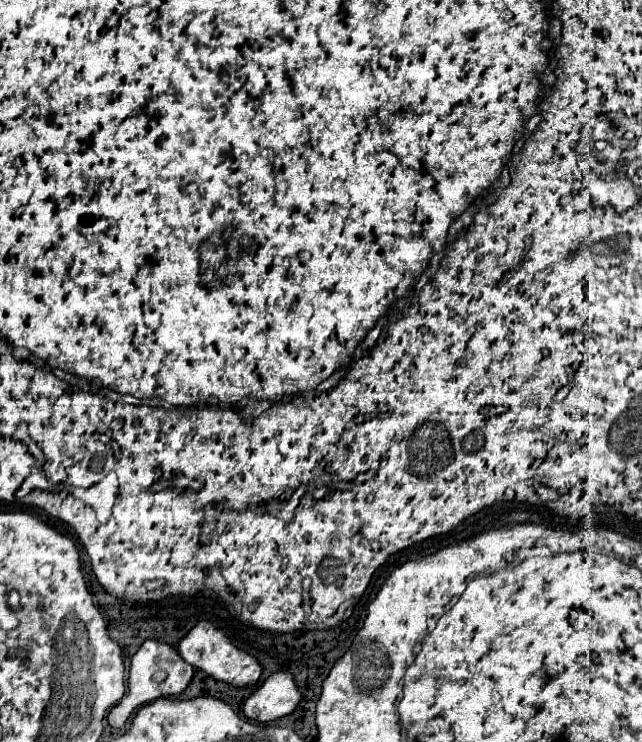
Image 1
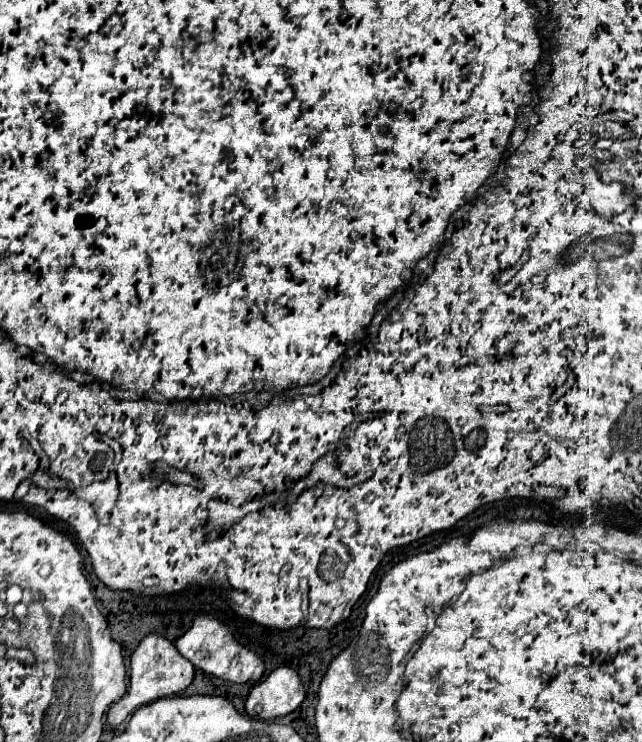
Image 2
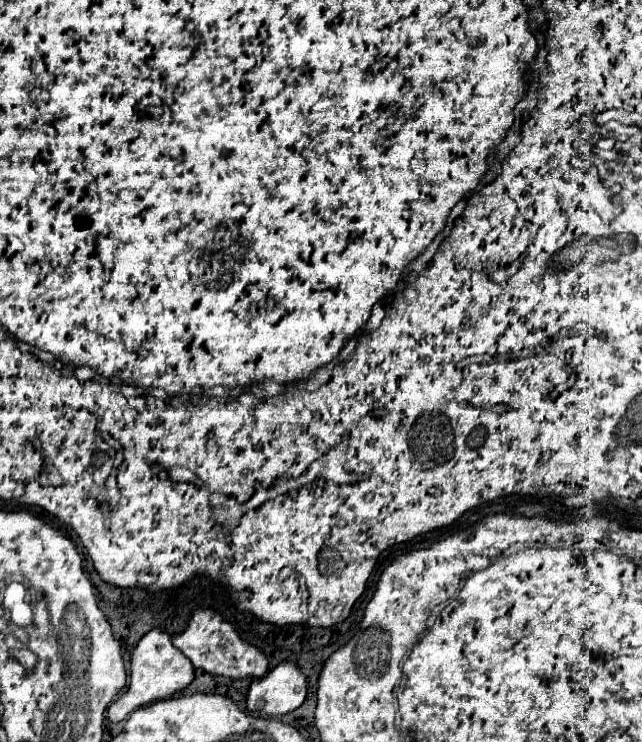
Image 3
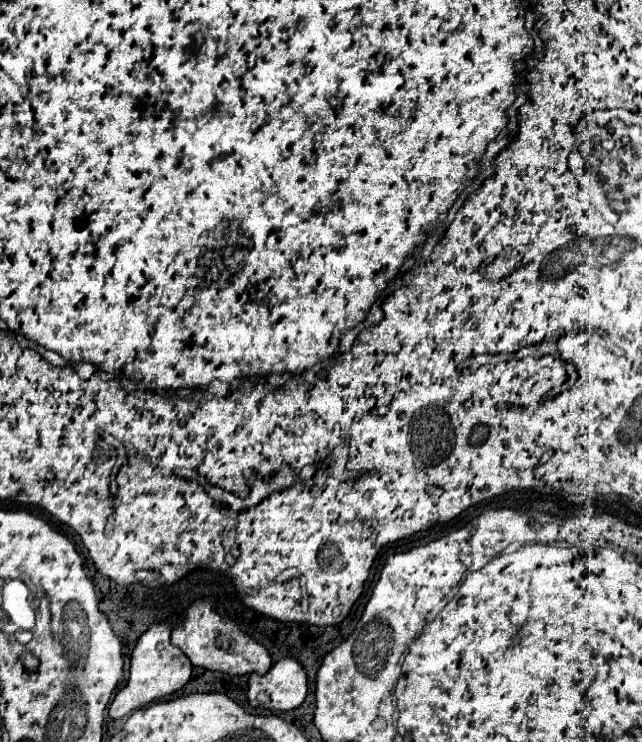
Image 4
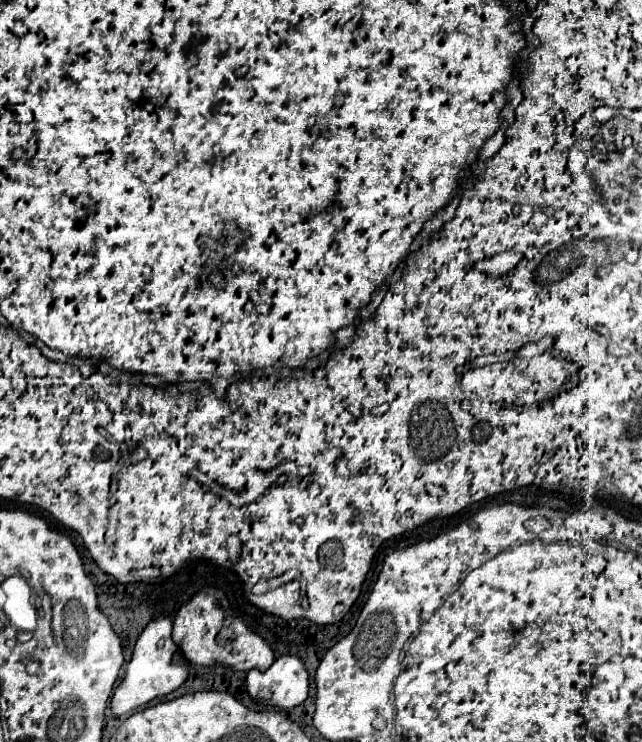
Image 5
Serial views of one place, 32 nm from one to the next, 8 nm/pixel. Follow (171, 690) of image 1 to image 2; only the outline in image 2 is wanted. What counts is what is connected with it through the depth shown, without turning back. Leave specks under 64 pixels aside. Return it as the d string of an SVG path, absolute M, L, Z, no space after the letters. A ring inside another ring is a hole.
M150 632L144 636L144 640L138 644L138 648L132 652L132 664L130 664L130 688L124 692L120 700L116 700L108 710L108 722L112 726L118 726L126 720L128 714L132 714L136 708L150 704L164 696L174 696L182 692L190 682L194 680L194 666L180 656L176 646L162 634Z

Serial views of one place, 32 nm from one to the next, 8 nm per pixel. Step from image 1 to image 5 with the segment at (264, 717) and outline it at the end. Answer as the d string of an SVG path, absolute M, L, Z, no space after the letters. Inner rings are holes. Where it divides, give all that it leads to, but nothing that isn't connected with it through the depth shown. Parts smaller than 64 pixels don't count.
M284 654L264 672L252 668L246 674L246 686L254 700L290 710L308 698L310 676L300 656Z

